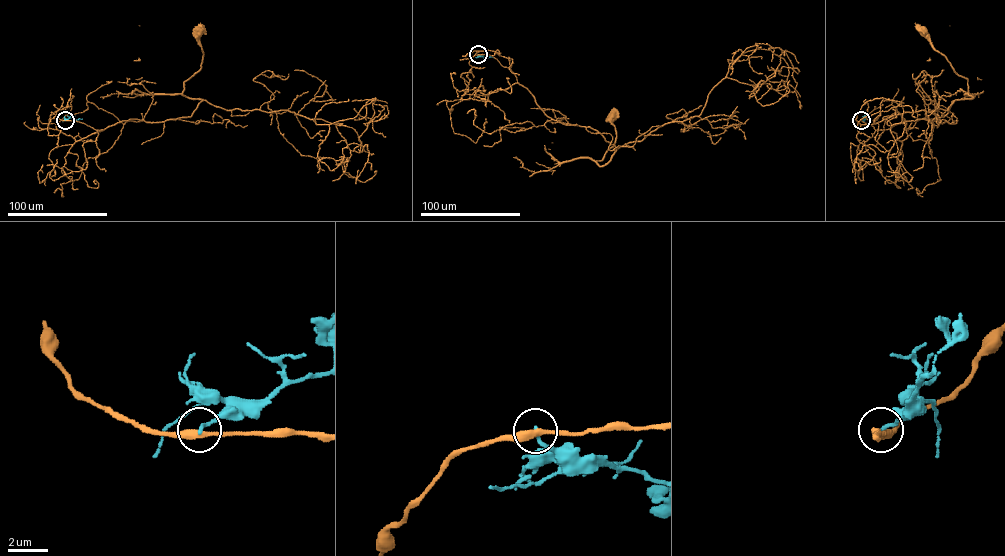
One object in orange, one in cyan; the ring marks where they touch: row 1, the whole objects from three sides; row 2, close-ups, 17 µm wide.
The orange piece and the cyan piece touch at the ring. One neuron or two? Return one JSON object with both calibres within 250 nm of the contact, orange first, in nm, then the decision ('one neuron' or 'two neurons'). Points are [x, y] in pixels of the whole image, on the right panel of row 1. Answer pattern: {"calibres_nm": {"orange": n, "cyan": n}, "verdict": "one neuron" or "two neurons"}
{"calibres_nm": {"orange": 340, "cyan": 180}, "verdict": "two neurons"}

